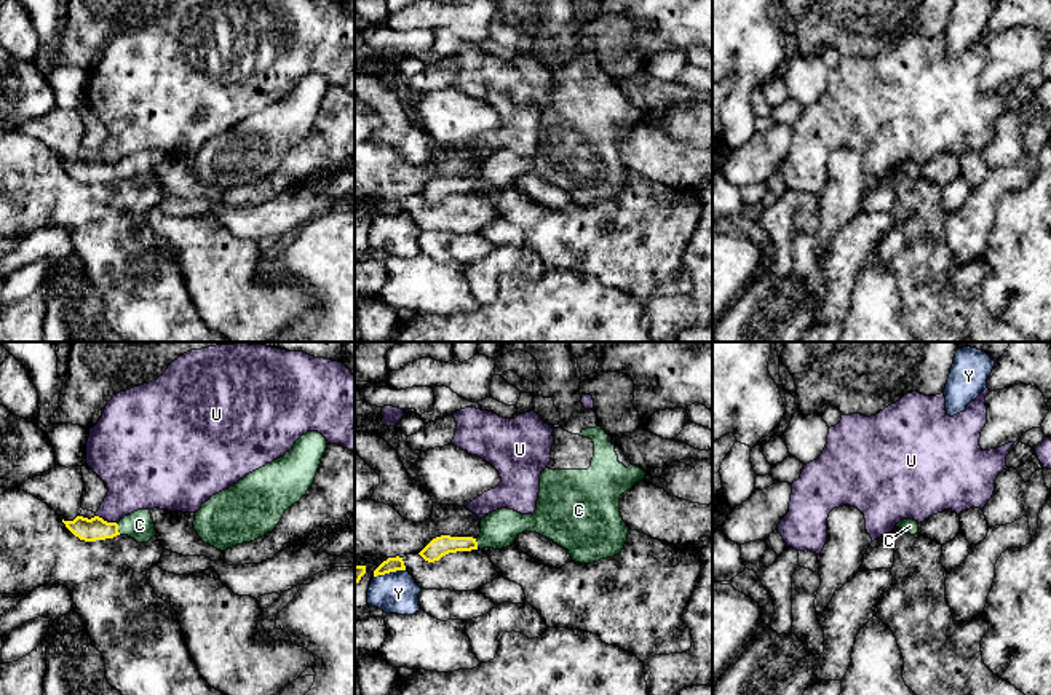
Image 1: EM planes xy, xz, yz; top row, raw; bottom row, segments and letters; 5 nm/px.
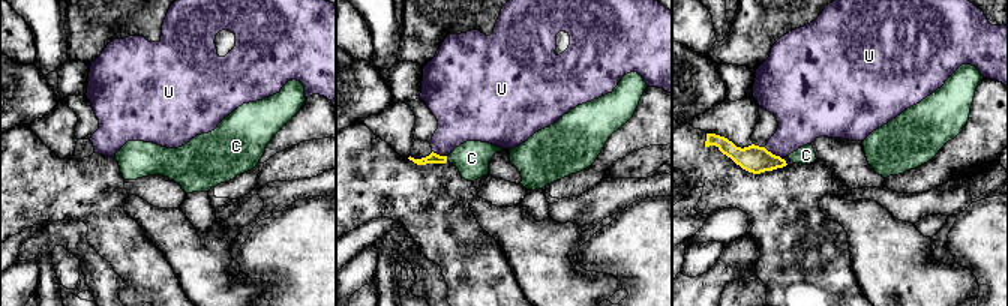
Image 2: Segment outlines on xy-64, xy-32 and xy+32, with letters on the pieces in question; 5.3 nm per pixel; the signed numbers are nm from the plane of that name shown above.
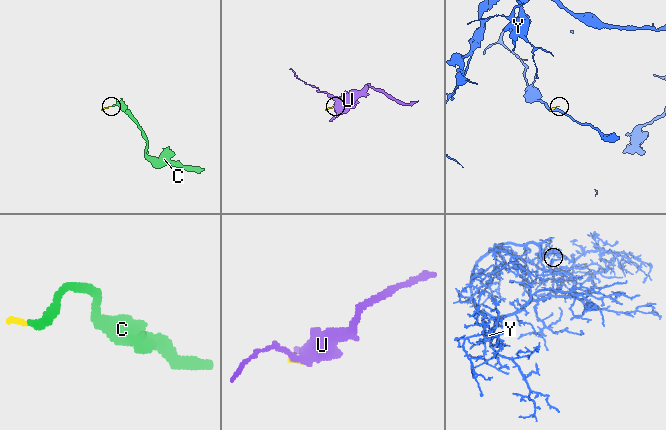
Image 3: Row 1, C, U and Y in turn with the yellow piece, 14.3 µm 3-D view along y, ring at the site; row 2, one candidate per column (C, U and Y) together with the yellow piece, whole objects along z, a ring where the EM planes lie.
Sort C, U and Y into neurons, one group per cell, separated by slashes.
C / U / Y

